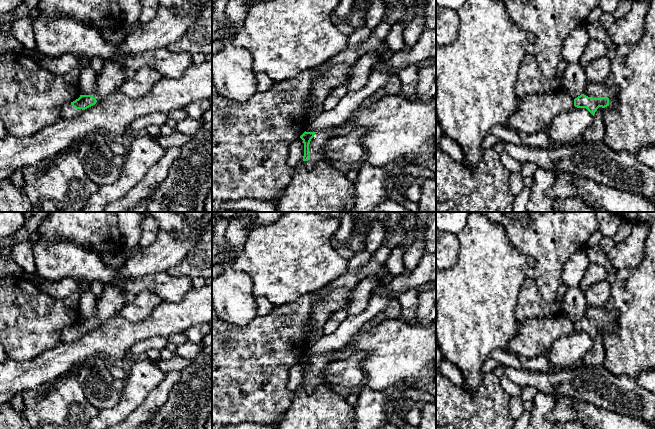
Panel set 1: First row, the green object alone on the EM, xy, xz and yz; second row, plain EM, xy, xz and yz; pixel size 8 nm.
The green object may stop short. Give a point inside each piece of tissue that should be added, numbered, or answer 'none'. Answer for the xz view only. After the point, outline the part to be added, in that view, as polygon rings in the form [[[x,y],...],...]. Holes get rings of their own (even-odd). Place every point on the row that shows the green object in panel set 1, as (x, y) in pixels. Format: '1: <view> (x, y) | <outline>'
1: xz (317, 143) | [[[326,128],[315,133],[309,144],[310,160],[327,159],[323,150],[326,143],[333,138],[333,128]]]

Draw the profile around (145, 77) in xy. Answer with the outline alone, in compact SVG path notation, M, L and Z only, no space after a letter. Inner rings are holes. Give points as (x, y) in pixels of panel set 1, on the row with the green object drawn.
M144 66L136 70L134 77L125 81L117 91L130 98L141 97L146 95L161 78L162 75L154 68Z

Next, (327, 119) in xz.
M424 29L415 45L408 51L388 54L385 58L385 67L373 71L363 89L356 92L348 91L334 109L323 110L308 123L306 132L318 132L339 126L351 117L353 111L364 100L385 85L389 73L398 75L403 67L429 58L436 58L436 29Z

